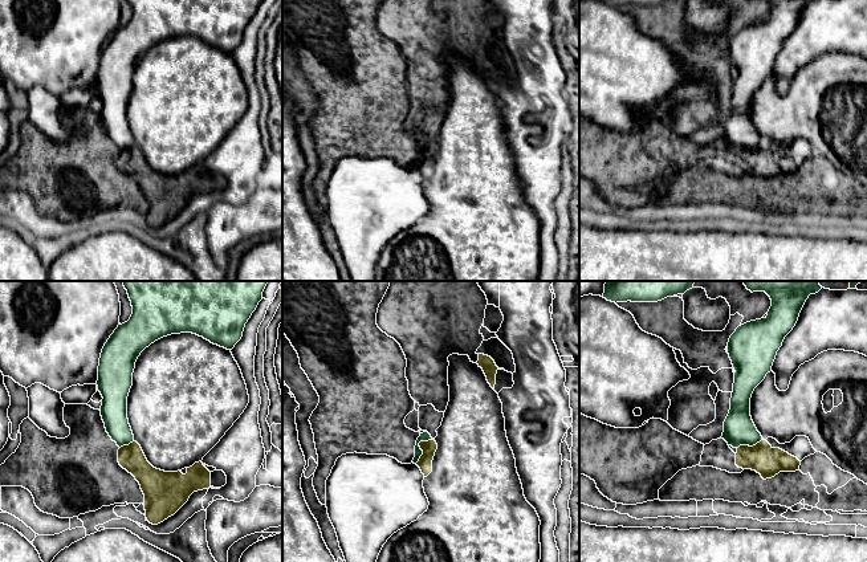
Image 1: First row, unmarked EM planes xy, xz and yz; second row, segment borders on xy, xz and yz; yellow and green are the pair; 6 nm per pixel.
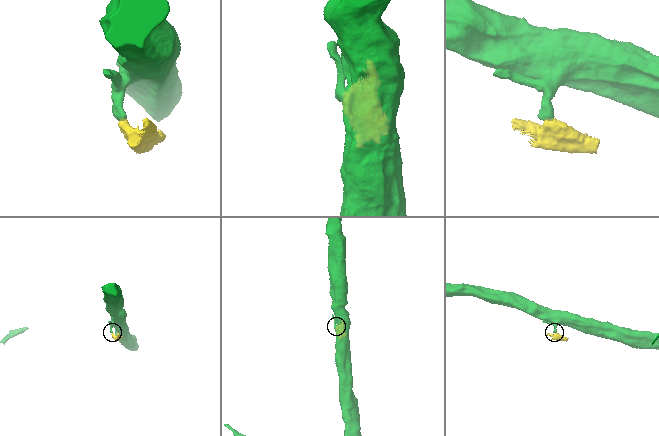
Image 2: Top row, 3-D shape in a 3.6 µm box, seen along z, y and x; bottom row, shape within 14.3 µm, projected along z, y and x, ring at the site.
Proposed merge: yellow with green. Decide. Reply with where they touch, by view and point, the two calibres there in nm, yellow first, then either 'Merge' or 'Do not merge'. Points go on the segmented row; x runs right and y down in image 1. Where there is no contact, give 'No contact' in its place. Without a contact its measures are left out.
Touches yellow at xz (419, 446). Thickness 90 nm (yellow) against 60 nm. Do not merge

